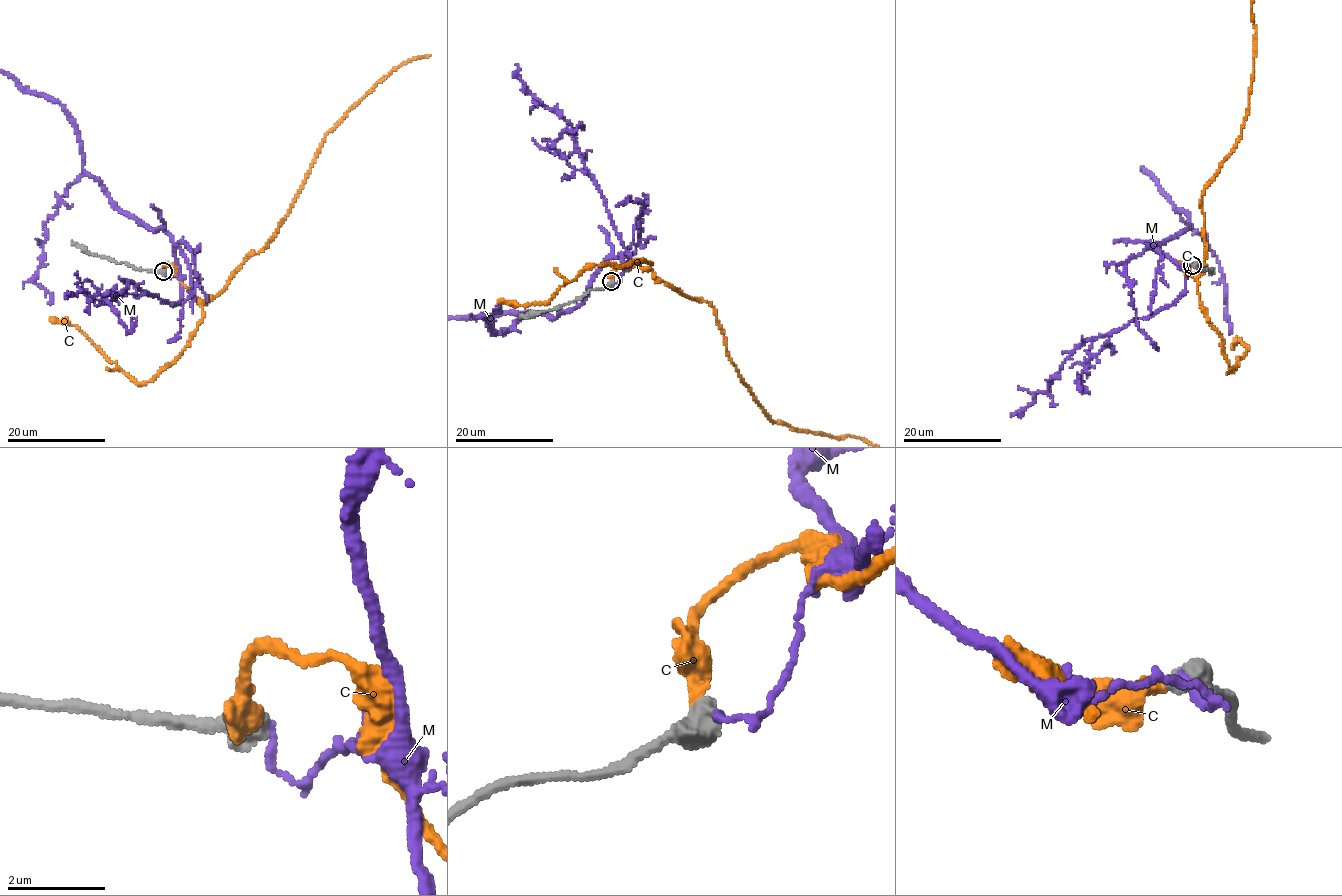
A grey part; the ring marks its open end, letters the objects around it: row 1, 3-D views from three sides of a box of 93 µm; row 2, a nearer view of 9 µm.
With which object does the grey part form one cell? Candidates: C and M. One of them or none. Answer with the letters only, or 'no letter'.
C

